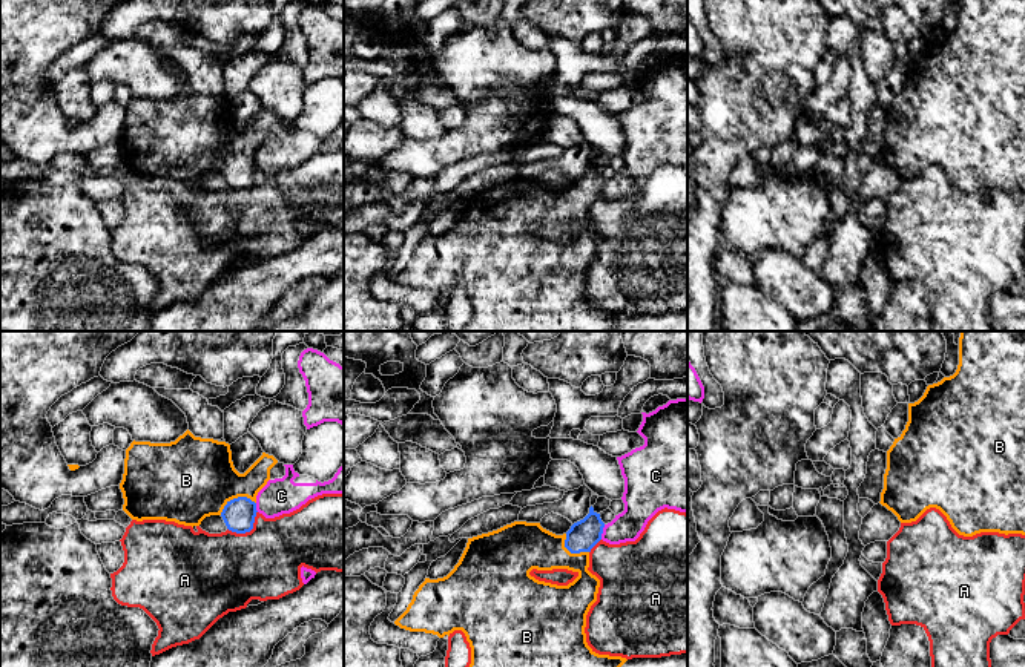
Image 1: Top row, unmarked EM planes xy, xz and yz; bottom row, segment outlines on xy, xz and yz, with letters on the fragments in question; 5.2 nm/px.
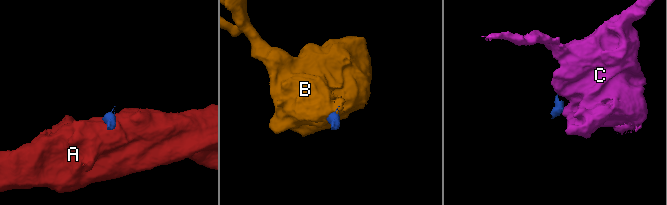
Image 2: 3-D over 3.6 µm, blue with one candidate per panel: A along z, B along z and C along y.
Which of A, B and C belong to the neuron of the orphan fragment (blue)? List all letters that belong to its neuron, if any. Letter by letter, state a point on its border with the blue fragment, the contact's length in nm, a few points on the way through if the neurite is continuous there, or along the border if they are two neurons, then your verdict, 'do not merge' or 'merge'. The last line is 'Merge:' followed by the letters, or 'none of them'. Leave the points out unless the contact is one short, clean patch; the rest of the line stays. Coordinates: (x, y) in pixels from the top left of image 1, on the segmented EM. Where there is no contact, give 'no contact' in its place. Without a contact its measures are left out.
A: contact xy (247, 531); length 190 nm; border xy (257, 511), (253, 526), (249, 531), (232, 532), (227, 529); do not merge
B: contact xy (235, 499); length 200 nm; way xy (238, 514), (235, 499), (192, 479); merge
C: contact xz (602, 532); length 80 nm; border xz (605, 525), (600, 538); do not merge
Merge: B

